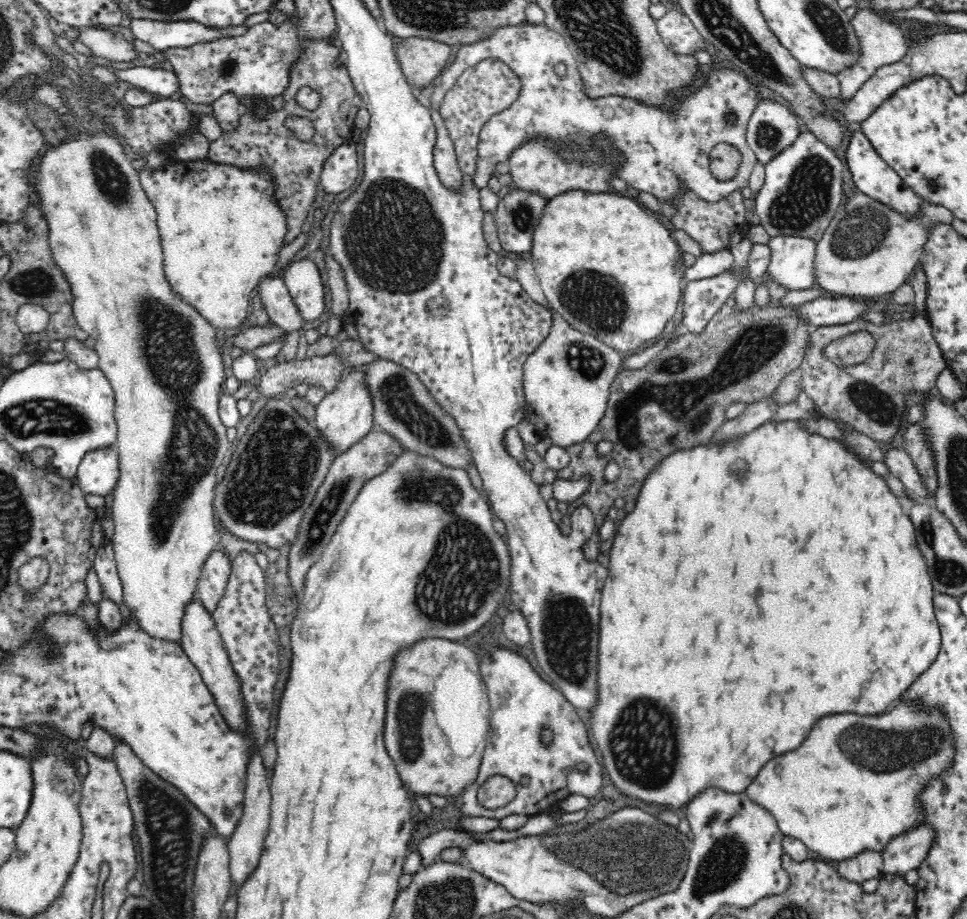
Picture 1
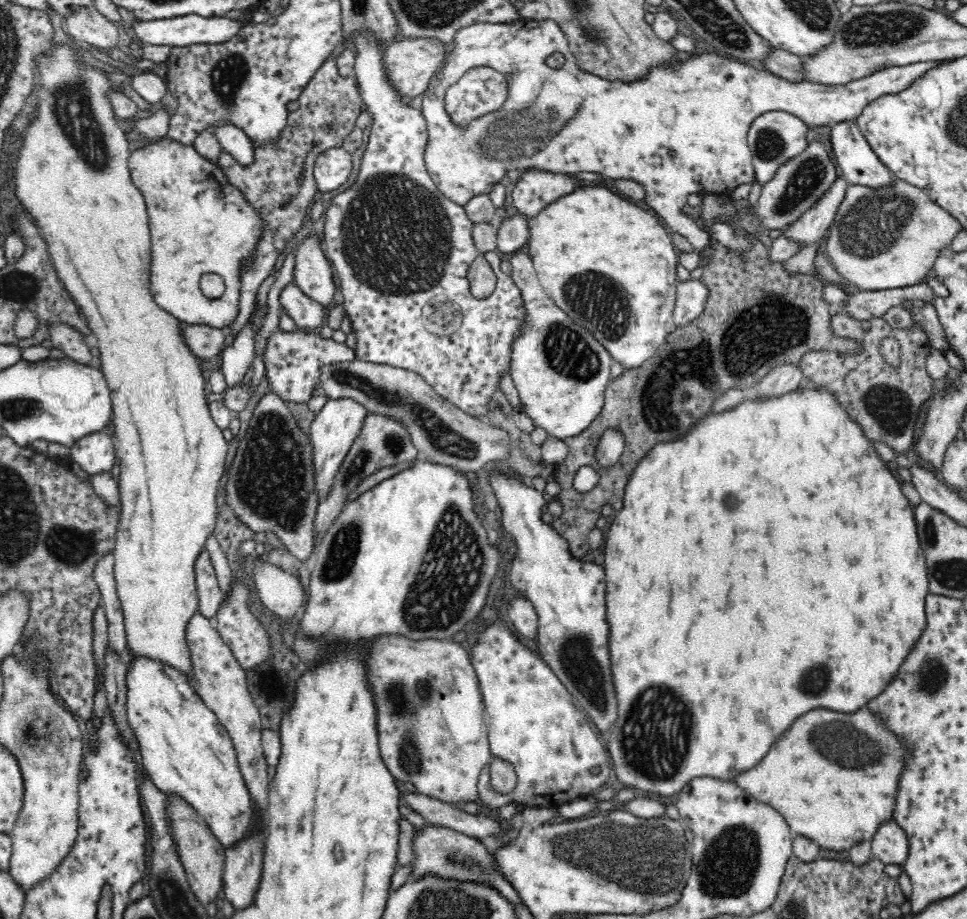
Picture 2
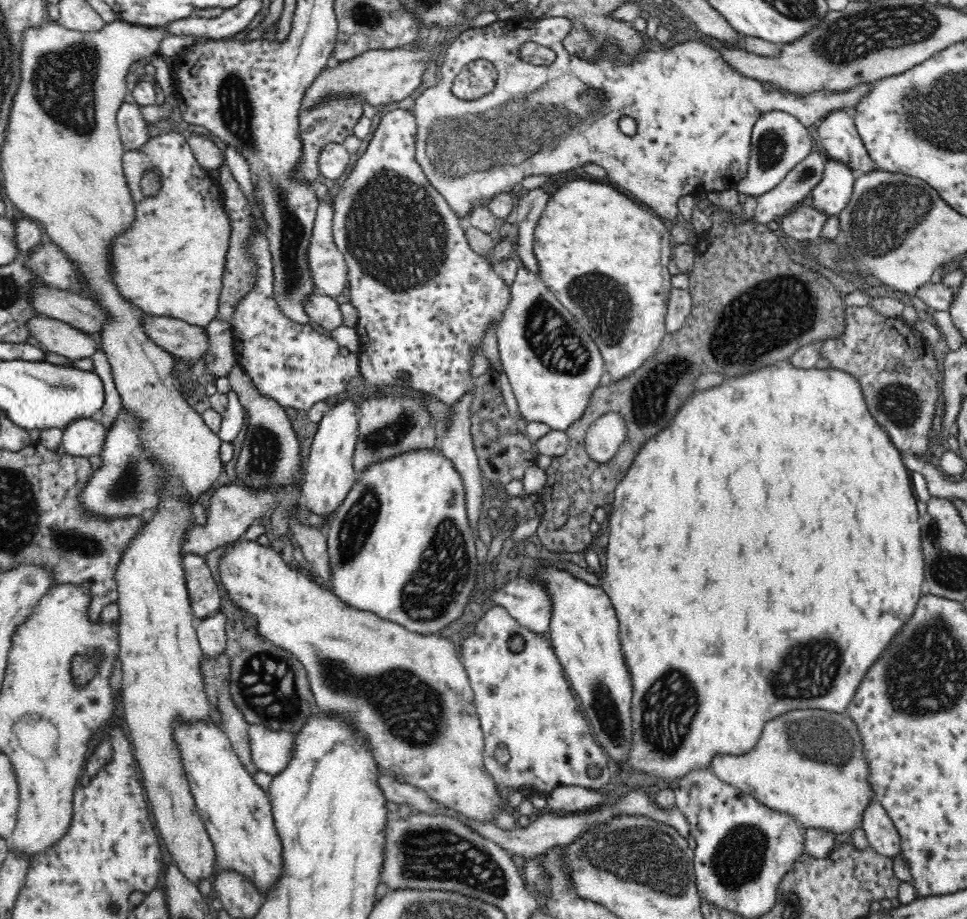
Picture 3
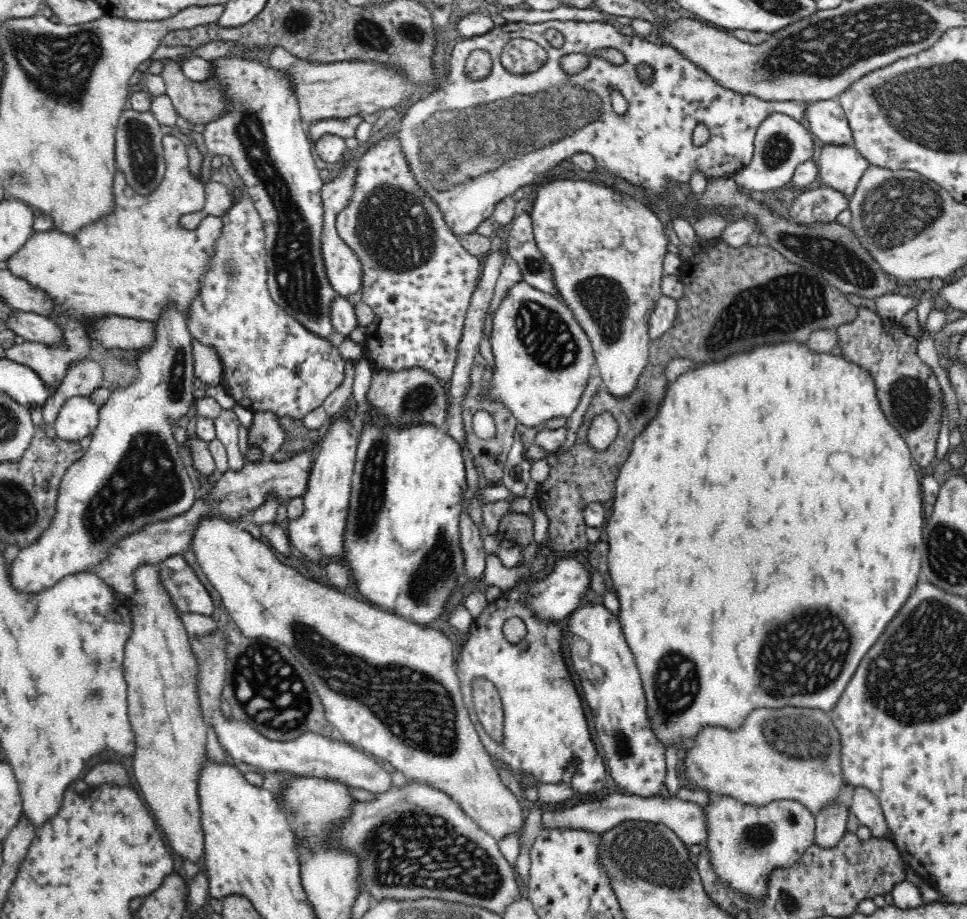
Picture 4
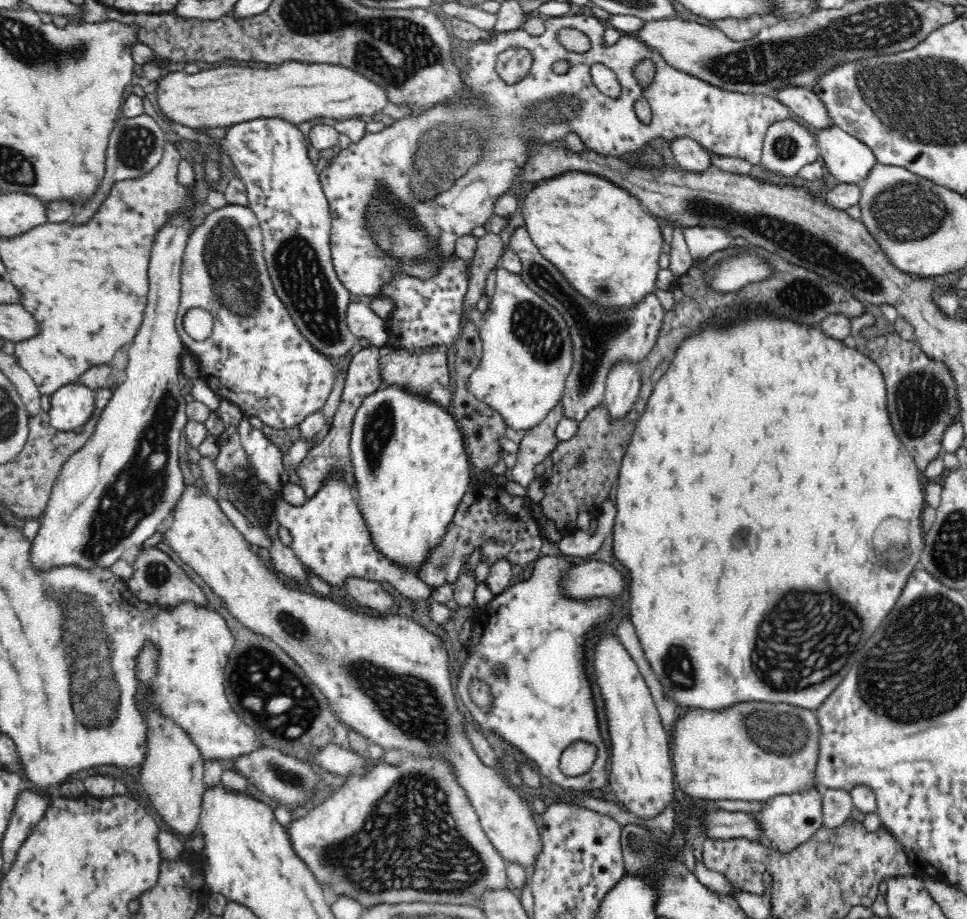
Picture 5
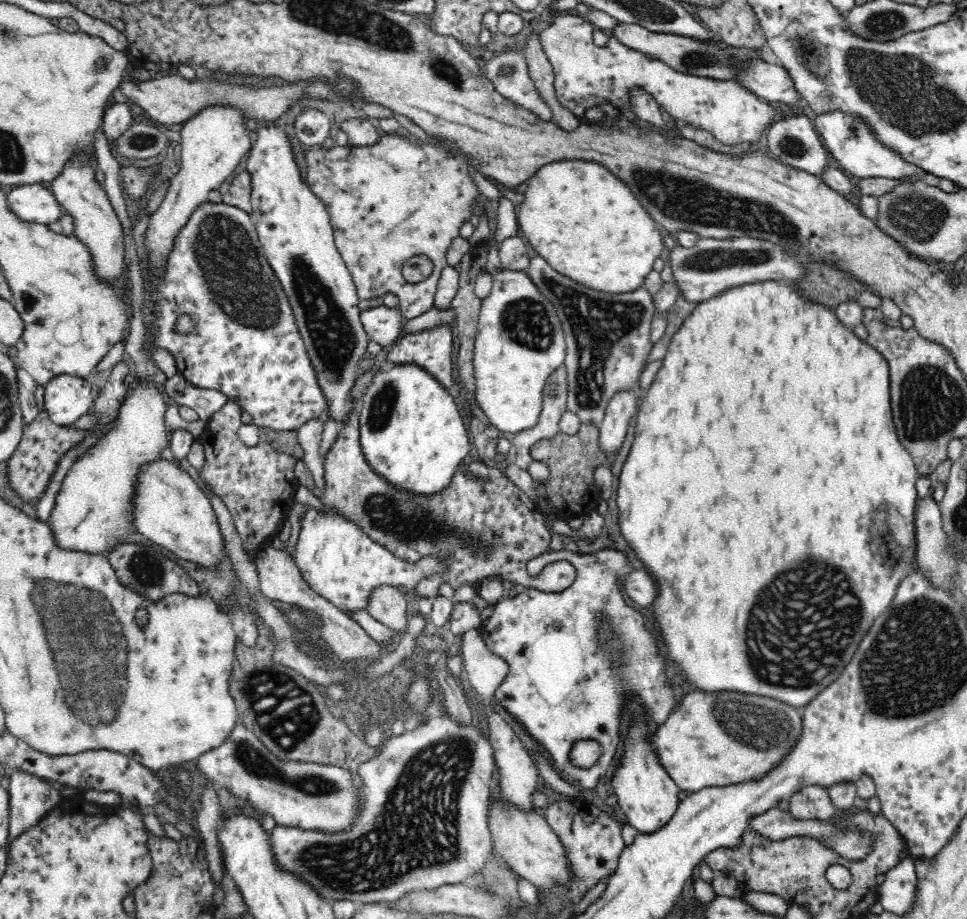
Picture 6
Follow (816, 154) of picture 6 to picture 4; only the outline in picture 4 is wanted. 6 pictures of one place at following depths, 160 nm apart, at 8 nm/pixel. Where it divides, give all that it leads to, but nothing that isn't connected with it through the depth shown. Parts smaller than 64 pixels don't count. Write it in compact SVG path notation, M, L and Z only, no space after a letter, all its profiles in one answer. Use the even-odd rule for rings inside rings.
M774 113L760 123L755 134L755 151L748 166L733 176L742 189L764 192L779 189L790 184L796 167L802 162L812 160L814 140L811 131L787 114Z

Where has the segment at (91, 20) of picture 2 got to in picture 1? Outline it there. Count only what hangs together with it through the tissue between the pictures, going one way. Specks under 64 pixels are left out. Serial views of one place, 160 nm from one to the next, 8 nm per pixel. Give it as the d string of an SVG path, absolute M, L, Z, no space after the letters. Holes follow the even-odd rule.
M105 25L82 26L79 40L83 42L95 56L102 56L114 62L130 62L134 60L137 51L133 43L124 39L122 33L114 32Z

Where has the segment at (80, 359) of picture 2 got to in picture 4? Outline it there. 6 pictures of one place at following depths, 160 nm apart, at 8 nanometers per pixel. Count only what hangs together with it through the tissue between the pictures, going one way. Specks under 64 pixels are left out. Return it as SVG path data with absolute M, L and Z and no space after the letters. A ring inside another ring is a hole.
M14 310L5 321L5 326L25 341L54 346L63 340L63 333L52 319L36 314Z

